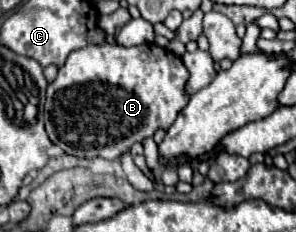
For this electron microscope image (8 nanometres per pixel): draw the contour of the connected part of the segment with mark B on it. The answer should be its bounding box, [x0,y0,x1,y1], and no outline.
[45,44,189,160]

